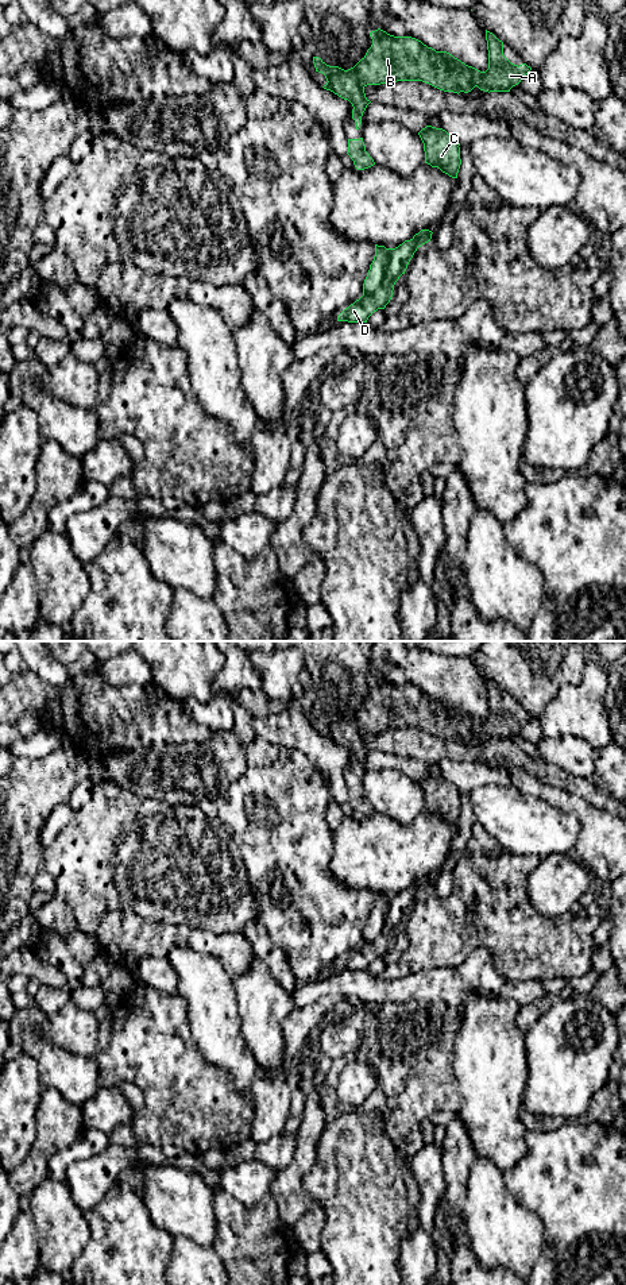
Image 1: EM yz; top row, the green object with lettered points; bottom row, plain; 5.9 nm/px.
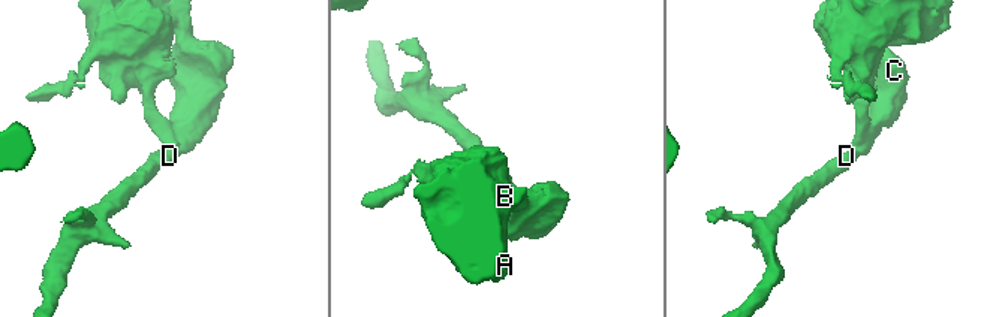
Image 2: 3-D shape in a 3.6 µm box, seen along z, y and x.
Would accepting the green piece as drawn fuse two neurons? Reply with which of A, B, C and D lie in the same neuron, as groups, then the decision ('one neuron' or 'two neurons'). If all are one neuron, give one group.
groups A B / C D; two neurons

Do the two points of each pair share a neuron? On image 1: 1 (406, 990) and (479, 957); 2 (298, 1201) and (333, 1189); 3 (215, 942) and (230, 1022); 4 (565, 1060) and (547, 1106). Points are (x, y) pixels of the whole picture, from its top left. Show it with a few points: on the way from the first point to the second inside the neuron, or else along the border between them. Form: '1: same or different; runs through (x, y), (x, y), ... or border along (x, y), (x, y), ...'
1: same; runs through (425, 987), (453, 984), (462, 976)
2: different; border along (313, 1166), (304, 1179), (304, 1189), (310, 1201)
3: different; border along (188, 946), (215, 956), (231, 980)
4: same; runs through (565, 1071), (565, 1076), (547, 1095)

